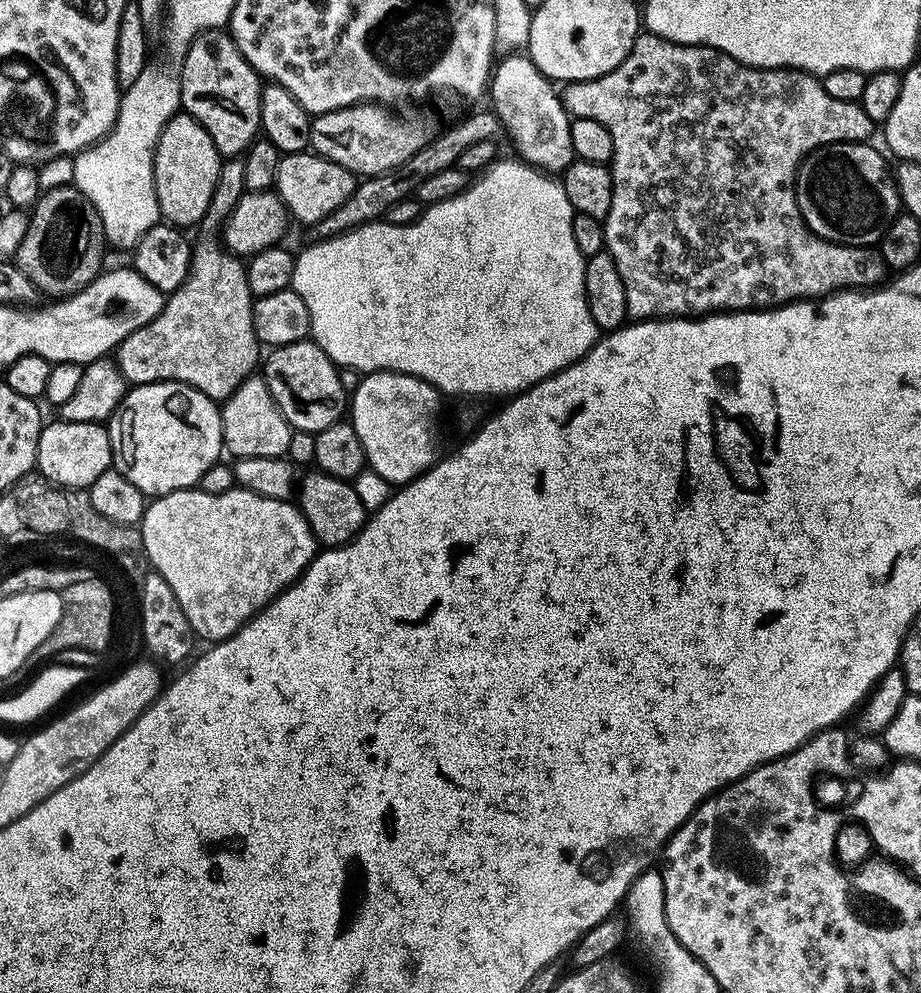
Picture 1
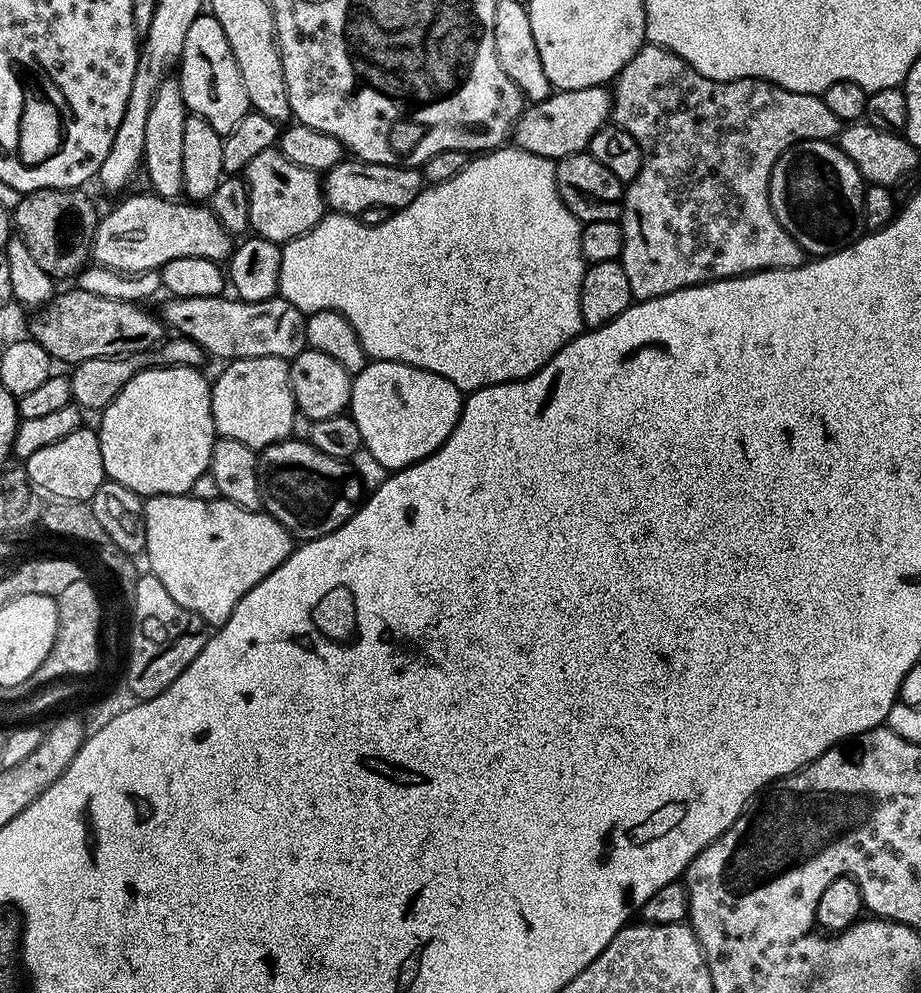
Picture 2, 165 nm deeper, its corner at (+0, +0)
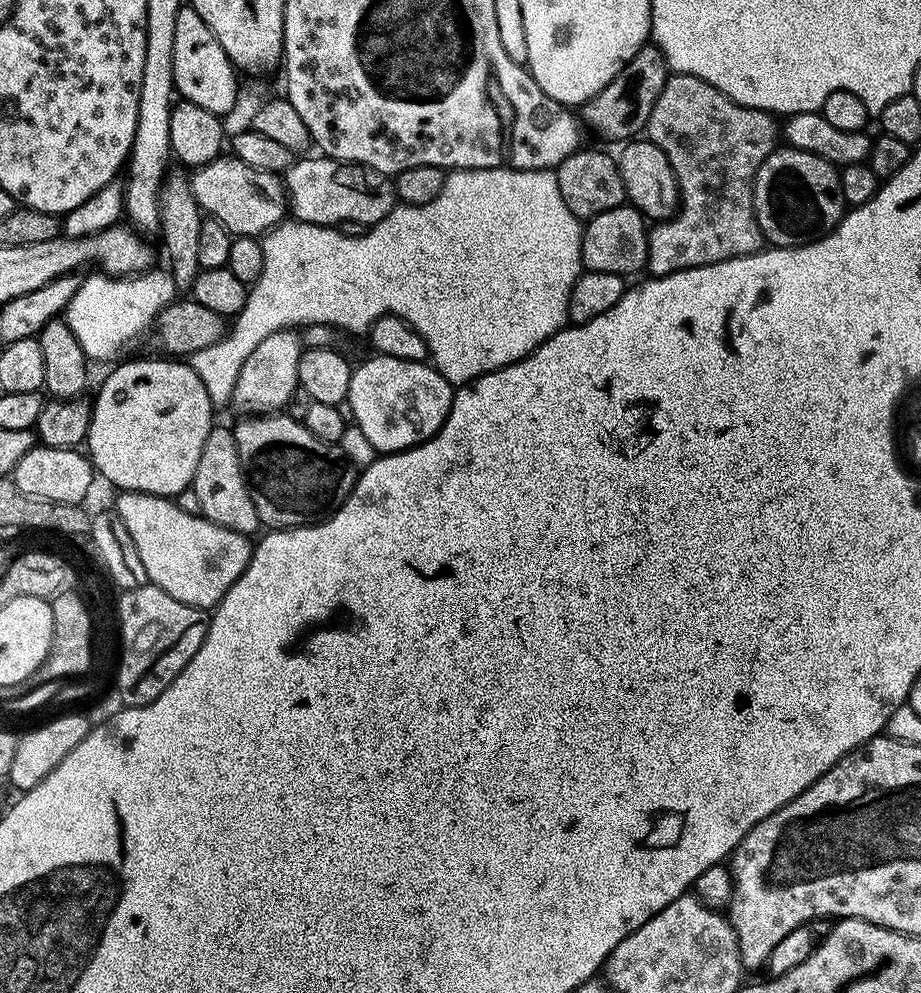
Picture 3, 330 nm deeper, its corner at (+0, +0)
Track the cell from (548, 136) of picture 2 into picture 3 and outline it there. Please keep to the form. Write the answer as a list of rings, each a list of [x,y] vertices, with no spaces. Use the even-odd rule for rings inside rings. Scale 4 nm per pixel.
[[[641,48],[639,54],[602,91],[590,97],[579,109],[578,116],[583,127],[597,132],[604,140],[615,142],[627,142],[639,137],[647,129],[650,110],[654,110],[654,102],[658,100],[658,94],[662,94],[662,86],[669,75],[670,69],[659,48]]]

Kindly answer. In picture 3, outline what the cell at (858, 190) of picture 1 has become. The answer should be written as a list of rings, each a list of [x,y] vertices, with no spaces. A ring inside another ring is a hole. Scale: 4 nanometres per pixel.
[[[791,146],[773,148],[762,166],[758,166],[754,210],[760,233],[771,247],[797,248],[799,244],[822,239],[840,225],[846,211],[837,165]]]

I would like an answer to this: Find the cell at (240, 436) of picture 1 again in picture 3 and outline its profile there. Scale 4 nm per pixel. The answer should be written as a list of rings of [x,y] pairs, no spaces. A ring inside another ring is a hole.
[[[295,331],[275,332],[254,346],[254,354],[242,362],[242,368],[232,390],[232,404],[245,408],[248,414],[276,414],[294,394],[298,378],[298,362],[302,351],[301,337]]]

